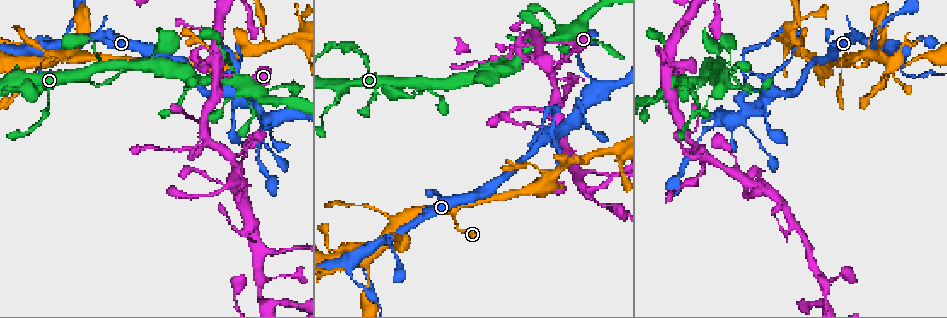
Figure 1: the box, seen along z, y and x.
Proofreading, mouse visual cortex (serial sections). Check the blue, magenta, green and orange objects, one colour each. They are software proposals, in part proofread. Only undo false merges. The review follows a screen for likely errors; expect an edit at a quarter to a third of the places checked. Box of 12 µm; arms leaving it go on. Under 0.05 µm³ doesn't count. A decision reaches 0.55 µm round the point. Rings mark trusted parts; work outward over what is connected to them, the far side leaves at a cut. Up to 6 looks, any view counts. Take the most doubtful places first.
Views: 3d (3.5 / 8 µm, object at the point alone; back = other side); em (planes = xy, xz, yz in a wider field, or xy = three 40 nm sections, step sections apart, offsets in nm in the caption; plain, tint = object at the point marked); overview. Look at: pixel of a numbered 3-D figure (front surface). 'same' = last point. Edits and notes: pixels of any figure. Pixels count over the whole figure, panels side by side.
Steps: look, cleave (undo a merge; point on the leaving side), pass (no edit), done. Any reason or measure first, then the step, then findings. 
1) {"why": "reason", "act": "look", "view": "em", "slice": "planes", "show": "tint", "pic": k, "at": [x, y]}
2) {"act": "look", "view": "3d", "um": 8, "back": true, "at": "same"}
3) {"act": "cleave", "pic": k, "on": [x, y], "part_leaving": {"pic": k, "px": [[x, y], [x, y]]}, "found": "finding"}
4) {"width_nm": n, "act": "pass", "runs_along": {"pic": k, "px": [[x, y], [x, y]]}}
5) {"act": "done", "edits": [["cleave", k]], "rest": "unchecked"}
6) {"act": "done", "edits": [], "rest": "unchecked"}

{"why": "sudden change in width", "act": "look", "view": "3d", "um": 3.5, "back": true, "pic": 1, "at": [848, 61]}

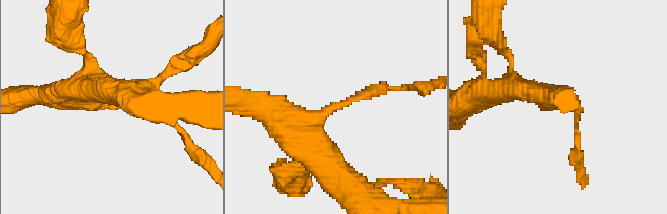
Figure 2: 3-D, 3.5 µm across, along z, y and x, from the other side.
{"arm_widths_nm": [200, 400], "act": "look", "view": "em", "slice": "xy", "step": 2, "show": "tint", "pic": 2, "at": [111, 106]}

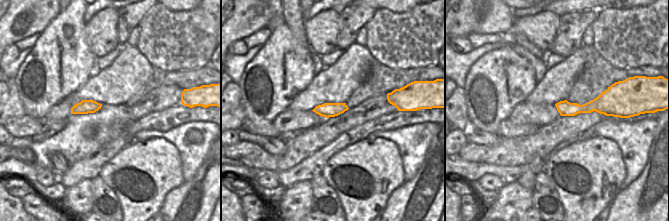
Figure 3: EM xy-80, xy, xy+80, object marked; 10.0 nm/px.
{"act": "pass", "runs_along": {"pic": 2, "px": [[277, 118], [314, 118], [394, 88]]}, "found": "all the same cell"}

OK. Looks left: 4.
{"why": "sharp bend", "act": "look", "view": "3d", "um": 3.5, "pic": 1, "at": [552, 108]}

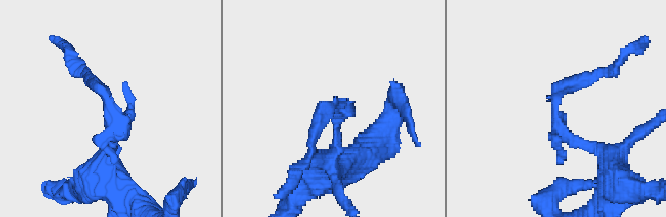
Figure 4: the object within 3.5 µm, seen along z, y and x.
{"act": "look", "view": "em", "slice": "xy", "step": 3, "show": "tint", "pic": 4, "at": [333, 104]}

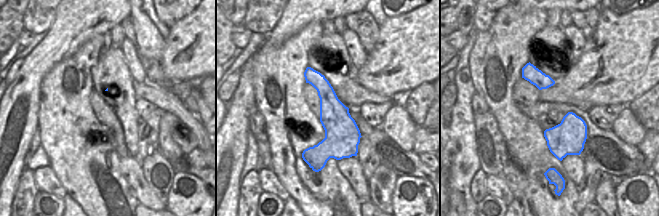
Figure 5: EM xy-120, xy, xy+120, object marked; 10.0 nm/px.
{"act": "cleave", "pic": 4, "on": [327, 112], "part_leaving": {"pic": 4, "px": [[340, 107], [328, 107], [303, 164]]}, "found": "a second cell is stuck on"}

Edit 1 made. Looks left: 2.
{"act": "look", "view": "3d", "um": 8, "back": true, "pic": 1, "at": [217, 77]}

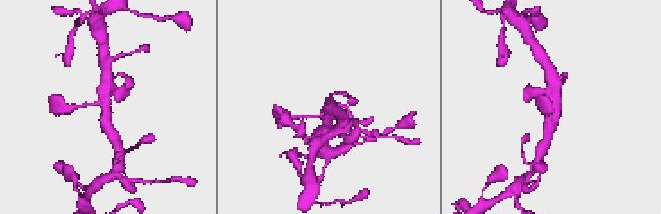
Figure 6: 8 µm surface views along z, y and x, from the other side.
{"arms": 3, "arm_widths_nm": [150, 350, 400], "act": "look", "view": "em", "slice": "xy", "step": 1, "show": "tint", "pic": 6, "at": [101, 105]}

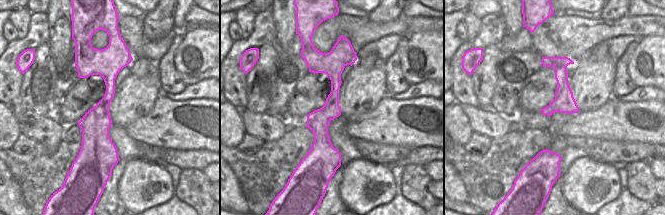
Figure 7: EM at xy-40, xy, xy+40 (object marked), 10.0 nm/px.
{"width_nm": 240, "act": "pass", "runs_along": {"pic": 6, "px": [[74, 106], [101, 103], [110, 132]]}, "found": "one cell here"}

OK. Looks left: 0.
{"act": "done", "edits": [["cleave", 4]], "rest": "unchecked"}

